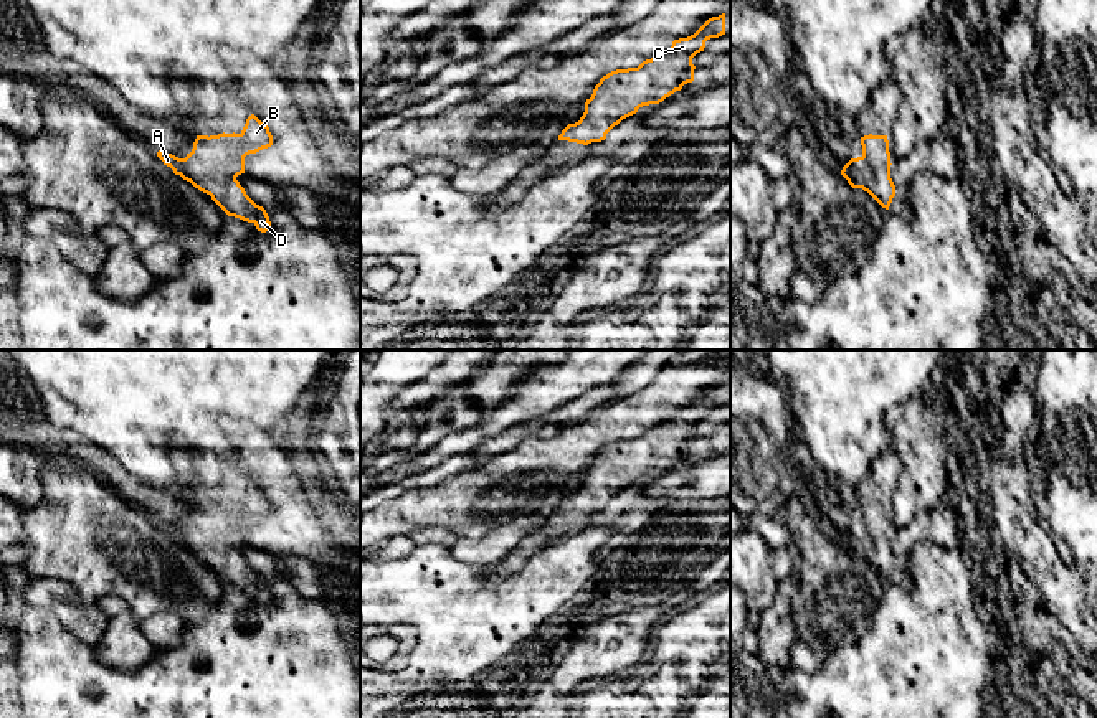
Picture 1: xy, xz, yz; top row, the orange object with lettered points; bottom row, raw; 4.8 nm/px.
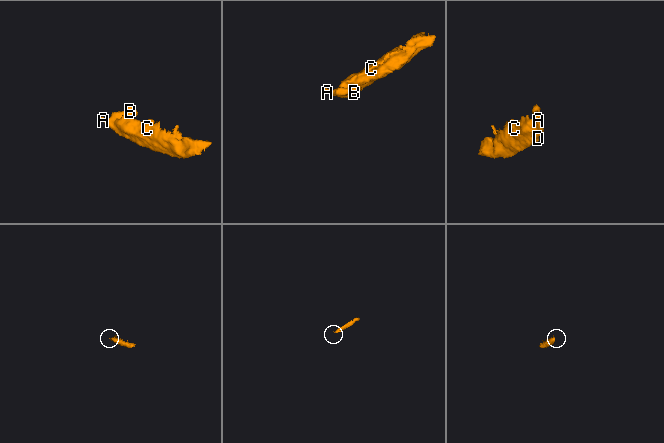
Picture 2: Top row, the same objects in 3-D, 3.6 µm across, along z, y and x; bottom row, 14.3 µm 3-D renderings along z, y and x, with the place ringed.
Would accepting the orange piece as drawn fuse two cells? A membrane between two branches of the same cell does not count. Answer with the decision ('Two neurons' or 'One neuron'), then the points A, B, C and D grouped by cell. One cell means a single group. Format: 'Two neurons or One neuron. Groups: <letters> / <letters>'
One neuron. Groups: A B C D

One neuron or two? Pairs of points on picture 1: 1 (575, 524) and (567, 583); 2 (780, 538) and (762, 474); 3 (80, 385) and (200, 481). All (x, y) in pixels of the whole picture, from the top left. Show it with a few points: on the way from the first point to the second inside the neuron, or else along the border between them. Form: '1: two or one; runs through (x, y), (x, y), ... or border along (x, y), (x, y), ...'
1: two; border along (587, 527), (562, 537)
2: two; border along (757, 510), (747, 519)
3: two; border along (174, 436), (170, 462), (194, 491)

